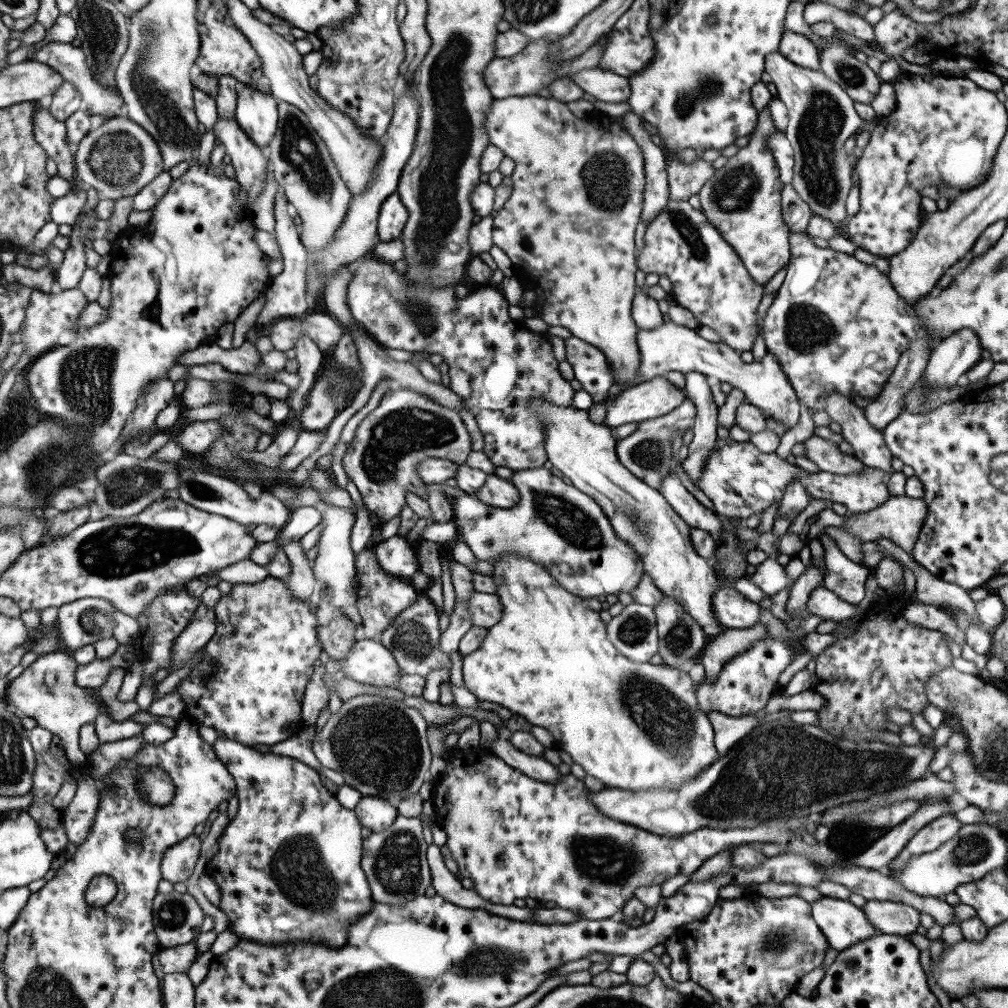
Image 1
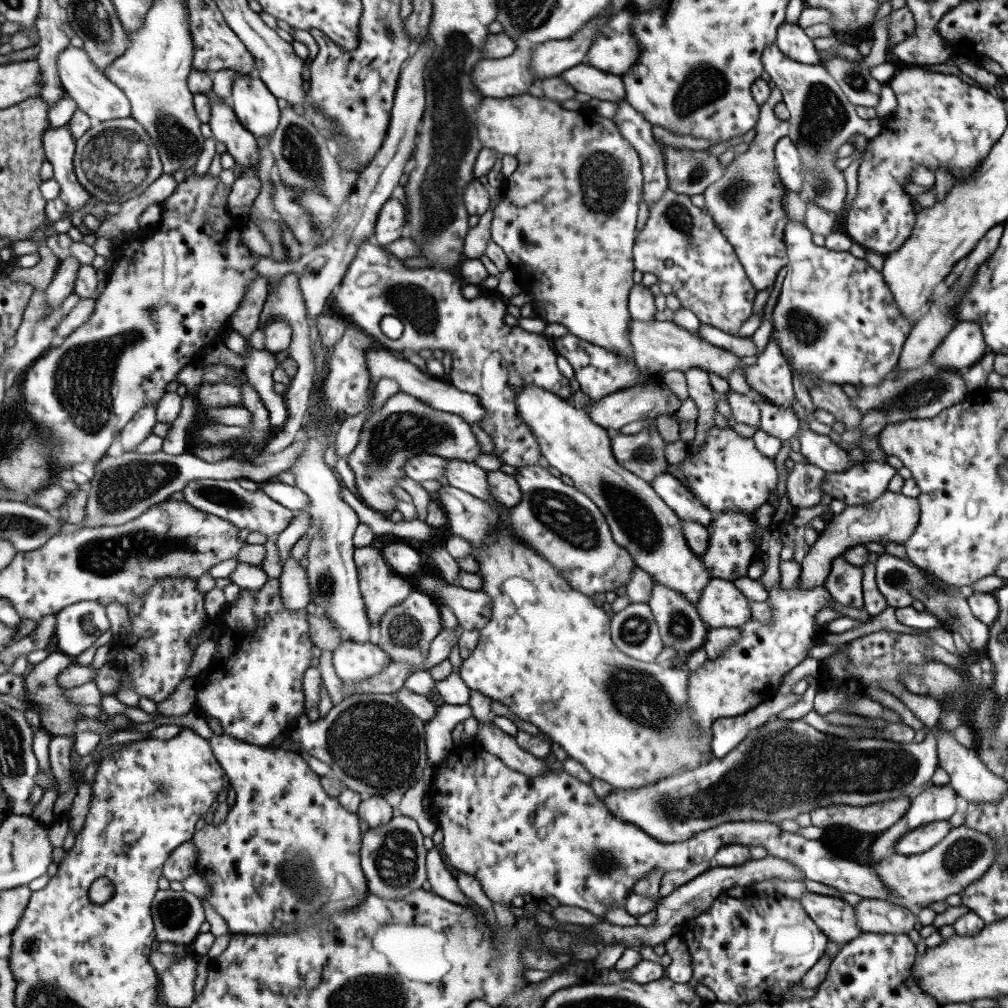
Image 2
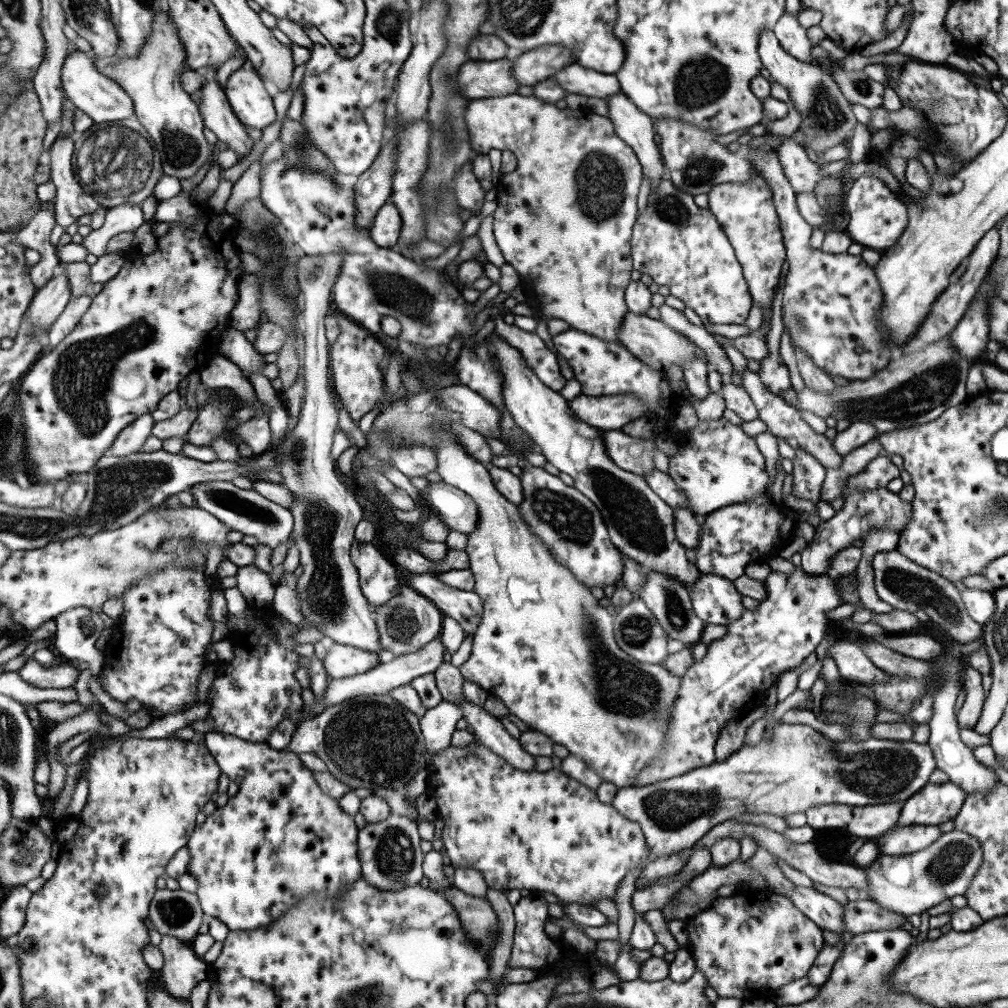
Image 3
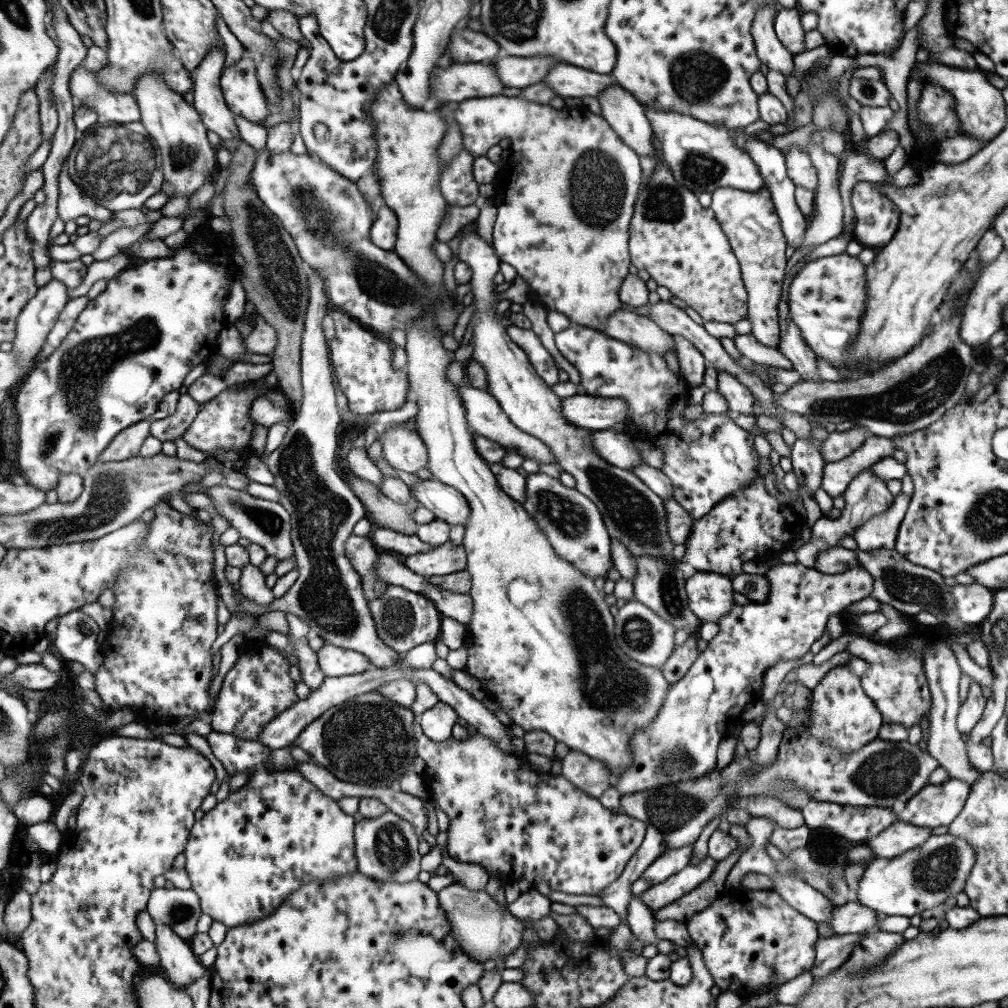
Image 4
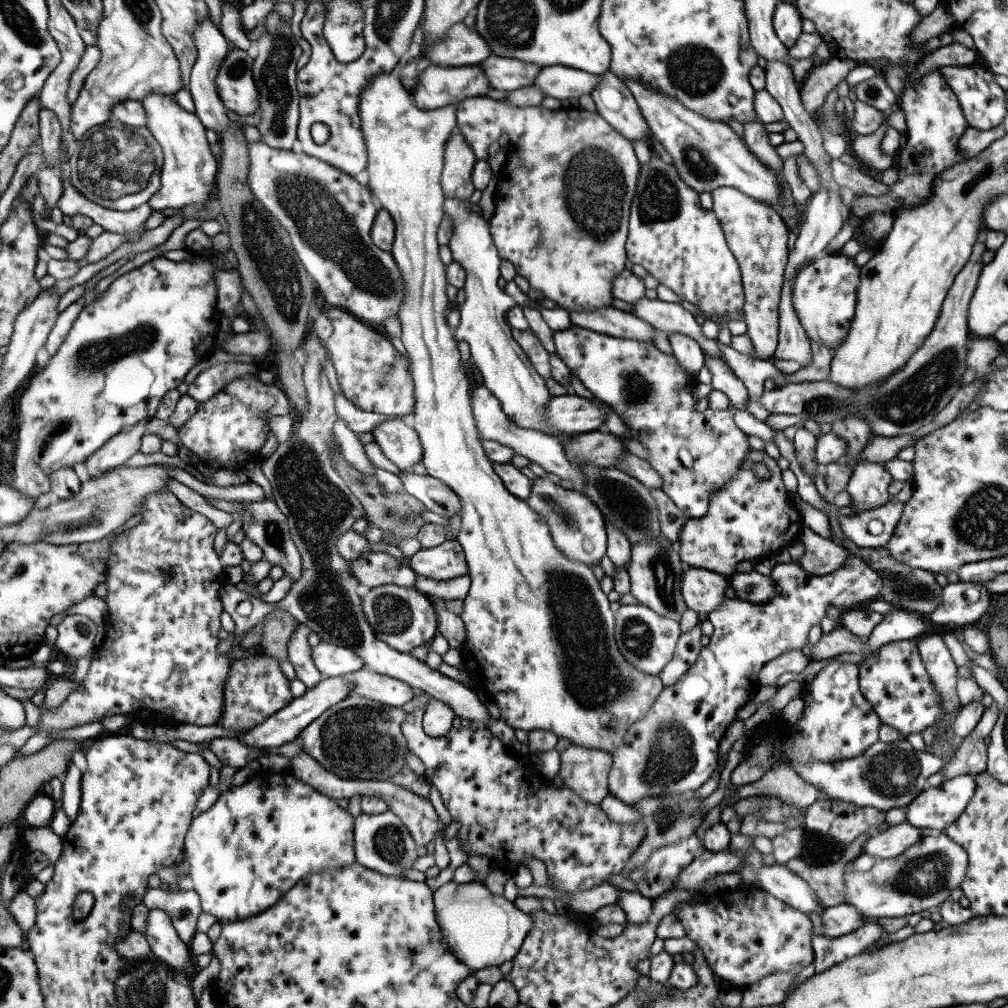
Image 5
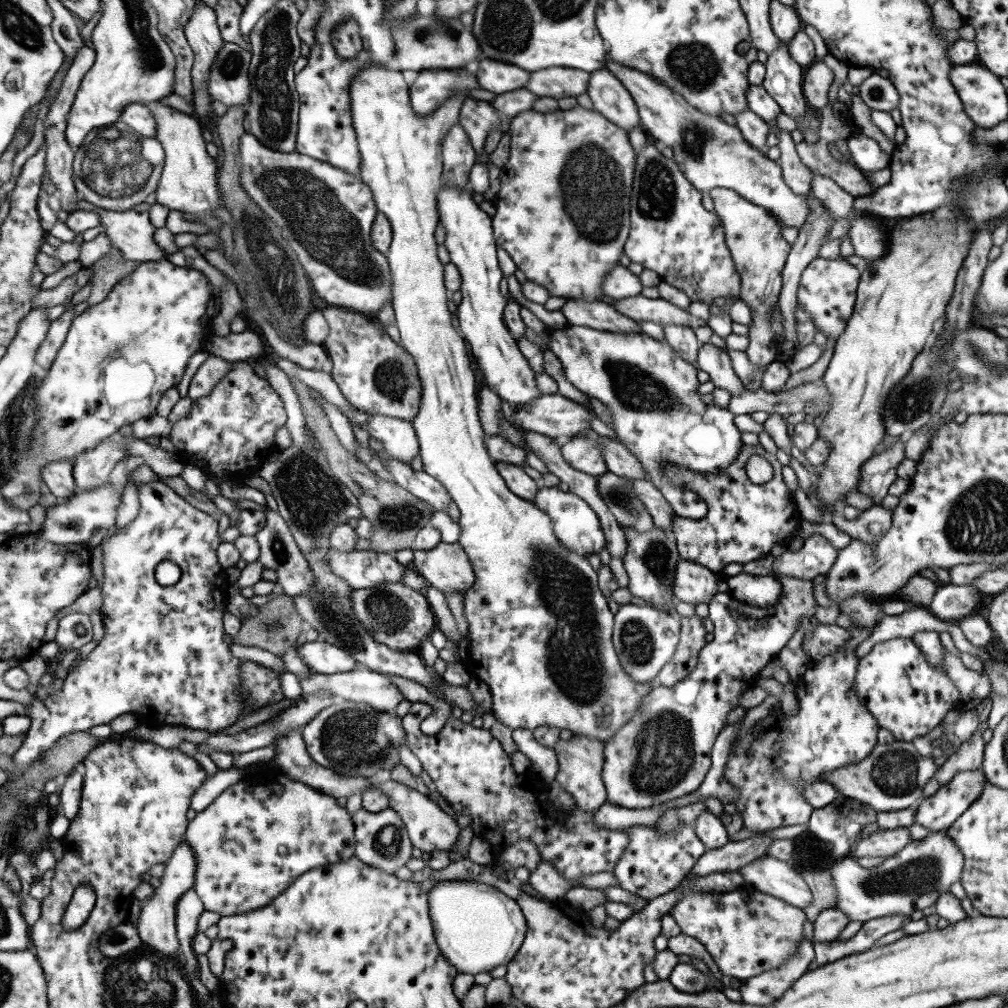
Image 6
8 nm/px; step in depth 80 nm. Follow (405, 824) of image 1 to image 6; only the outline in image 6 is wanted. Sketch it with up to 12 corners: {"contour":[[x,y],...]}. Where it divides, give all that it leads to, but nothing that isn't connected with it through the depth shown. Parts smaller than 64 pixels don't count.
{"contour":[[395,810],[350,814],[354,856],[393,875],[412,844]]}

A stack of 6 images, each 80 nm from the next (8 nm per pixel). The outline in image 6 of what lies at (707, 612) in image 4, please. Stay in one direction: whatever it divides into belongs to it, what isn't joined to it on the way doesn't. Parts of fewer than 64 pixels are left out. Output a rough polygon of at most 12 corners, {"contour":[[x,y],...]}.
{"contour":[[680,559],[672,593],[687,604],[709,603],[717,574]]}

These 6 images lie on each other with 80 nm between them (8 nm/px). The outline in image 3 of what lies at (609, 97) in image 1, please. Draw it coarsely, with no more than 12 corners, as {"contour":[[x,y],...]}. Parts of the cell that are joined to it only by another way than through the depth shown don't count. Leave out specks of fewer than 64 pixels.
{"contour":[[571,63],[552,77],[567,93],[609,98],[615,75]]}

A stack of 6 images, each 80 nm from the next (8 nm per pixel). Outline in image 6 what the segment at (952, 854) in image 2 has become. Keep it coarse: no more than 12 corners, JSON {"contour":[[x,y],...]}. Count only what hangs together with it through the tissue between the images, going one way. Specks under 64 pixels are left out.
{"contour":[[946,835],[910,840],[875,868],[829,868],[849,922],[933,907],[960,882]]}

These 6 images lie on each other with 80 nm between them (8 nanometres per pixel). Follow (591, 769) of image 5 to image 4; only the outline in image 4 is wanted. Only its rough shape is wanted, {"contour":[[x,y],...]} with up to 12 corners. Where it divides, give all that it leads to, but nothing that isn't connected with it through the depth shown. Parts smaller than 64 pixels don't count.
{"contour":[[569,749],[560,775],[590,797],[611,784],[608,768]]}

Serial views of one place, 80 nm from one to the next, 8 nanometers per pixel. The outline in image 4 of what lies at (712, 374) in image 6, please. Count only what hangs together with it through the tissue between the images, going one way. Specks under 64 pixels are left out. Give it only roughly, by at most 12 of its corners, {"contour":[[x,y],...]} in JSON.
{"contour":[[717,370],[716,392],[728,411],[753,416],[749,390]]}

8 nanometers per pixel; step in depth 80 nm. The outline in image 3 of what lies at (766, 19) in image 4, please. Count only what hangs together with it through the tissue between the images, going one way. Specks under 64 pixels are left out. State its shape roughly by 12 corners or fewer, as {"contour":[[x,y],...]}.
{"contour":[[759,31],[757,54],[800,116],[812,159],[847,143],[850,102],[830,75]]}

